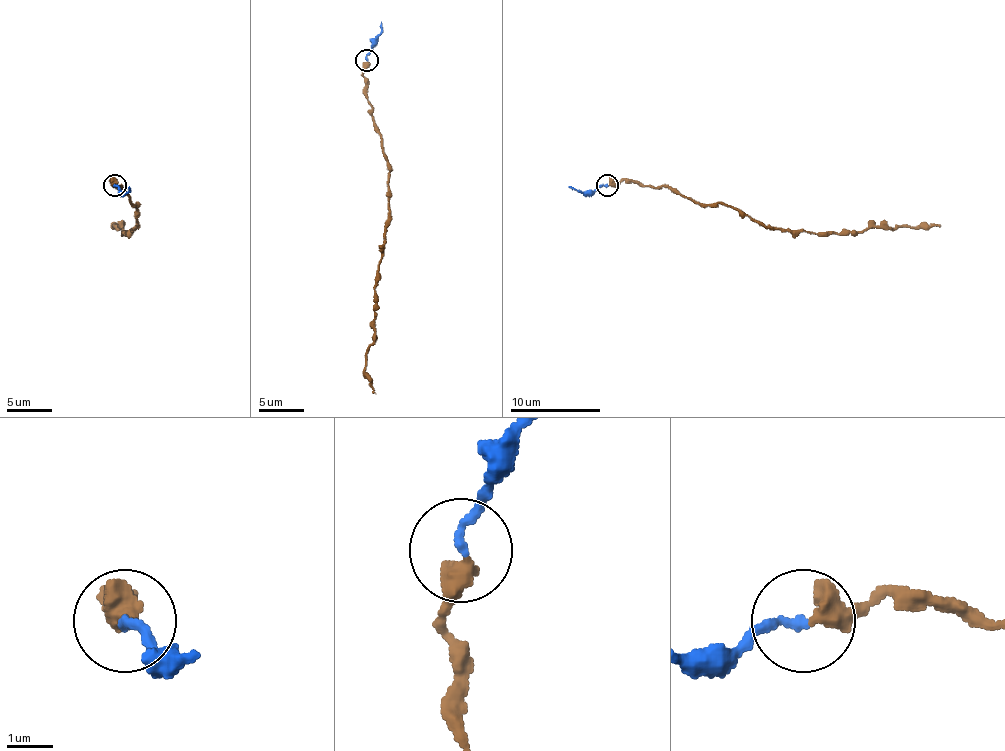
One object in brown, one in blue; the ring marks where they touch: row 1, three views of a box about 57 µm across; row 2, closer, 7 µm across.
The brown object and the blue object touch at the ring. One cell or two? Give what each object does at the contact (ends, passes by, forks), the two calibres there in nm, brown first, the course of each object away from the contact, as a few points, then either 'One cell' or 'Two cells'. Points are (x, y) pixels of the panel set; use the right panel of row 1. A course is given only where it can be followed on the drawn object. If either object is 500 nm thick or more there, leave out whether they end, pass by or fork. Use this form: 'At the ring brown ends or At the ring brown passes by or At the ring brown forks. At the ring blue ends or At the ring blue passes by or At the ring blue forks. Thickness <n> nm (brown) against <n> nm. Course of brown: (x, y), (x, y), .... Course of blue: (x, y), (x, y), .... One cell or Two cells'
Thickness 500 nm (brown) against 200 nm. Course of brown: (608, 184), (628, 180), (671, 187), (705, 205), (730, 205), (766, 225), (834, 234), (888, 227), (940, 227). Course of blue: (608, 184), (601, 184), (592, 191), (569, 187). One cell

